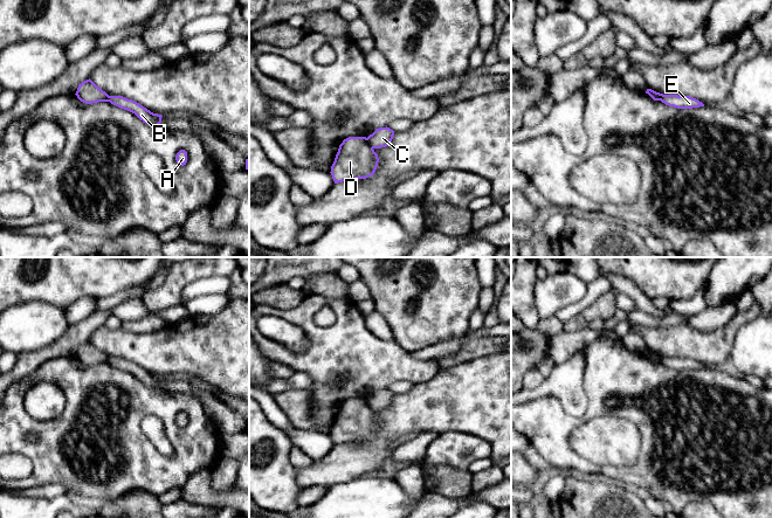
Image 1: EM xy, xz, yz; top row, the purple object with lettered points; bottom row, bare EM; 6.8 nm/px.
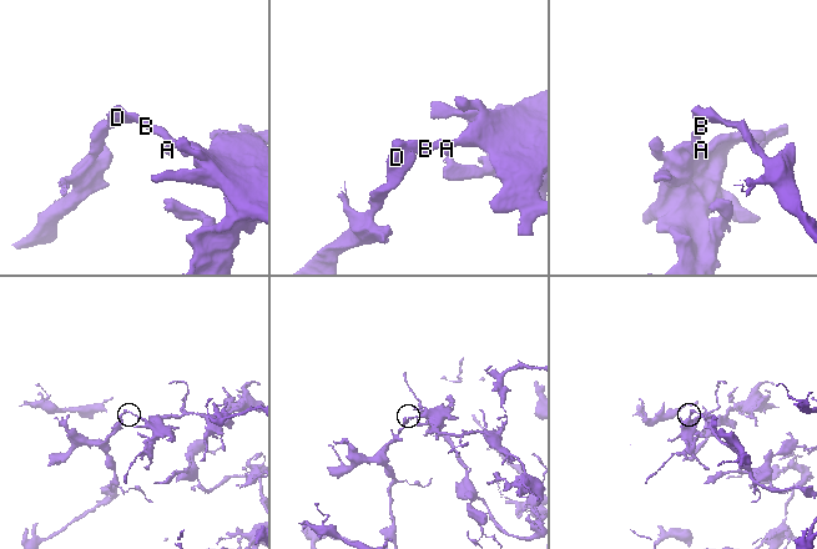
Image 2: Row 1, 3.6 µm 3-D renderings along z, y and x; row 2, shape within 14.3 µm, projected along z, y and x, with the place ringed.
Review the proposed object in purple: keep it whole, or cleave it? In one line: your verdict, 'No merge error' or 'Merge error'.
Merge error

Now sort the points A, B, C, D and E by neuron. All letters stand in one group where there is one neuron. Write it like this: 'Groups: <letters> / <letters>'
Groups: A B C / D E

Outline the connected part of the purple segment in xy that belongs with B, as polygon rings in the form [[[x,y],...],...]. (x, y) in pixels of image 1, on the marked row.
[[[109,96],[109,102],[120,109],[135,113],[140,120],[150,126],[157,127],[161,123],[161,115],[153,113],[139,103],[123,96]]]

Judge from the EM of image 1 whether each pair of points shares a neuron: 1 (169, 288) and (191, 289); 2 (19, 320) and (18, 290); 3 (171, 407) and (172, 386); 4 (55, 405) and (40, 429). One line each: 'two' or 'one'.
1: two
2: two
3: two
4: two

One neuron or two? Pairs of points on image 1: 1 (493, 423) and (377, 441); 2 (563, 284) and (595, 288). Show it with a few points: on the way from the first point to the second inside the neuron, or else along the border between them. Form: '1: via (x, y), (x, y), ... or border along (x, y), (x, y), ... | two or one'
1: via (463, 418), (406, 418) | one
2: border along (587, 284), (586, 291), (577, 301), (566, 305) | two

